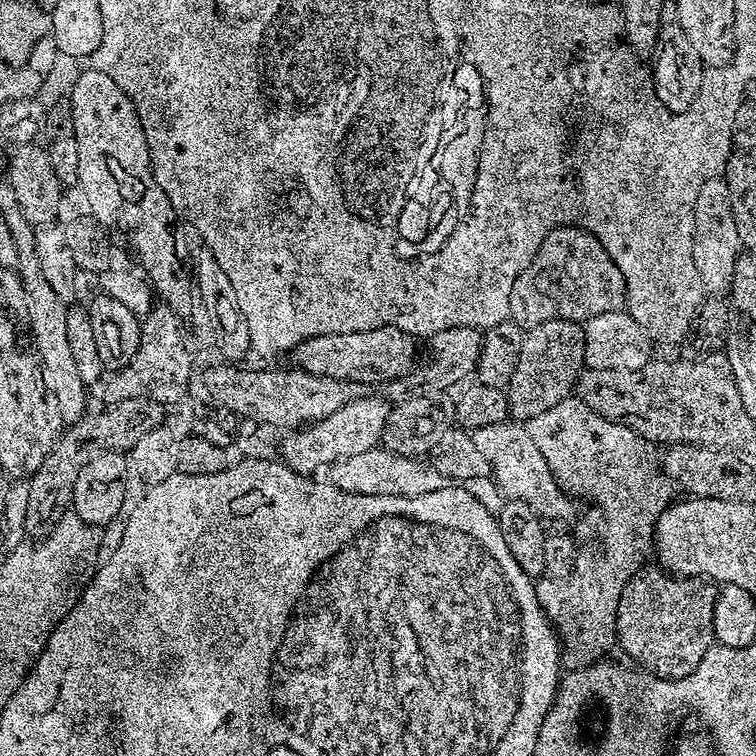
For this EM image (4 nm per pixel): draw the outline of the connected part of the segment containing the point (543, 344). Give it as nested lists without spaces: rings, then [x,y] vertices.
[[[555,320],[527,329],[520,347],[520,357],[506,389],[511,419],[526,422],[534,418],[534,414],[542,414],[550,410],[550,406],[562,402],[562,398],[573,395],[584,367],[584,333],[579,323]]]

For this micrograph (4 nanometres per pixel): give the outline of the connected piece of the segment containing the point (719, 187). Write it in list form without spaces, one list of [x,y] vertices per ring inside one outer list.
[[[722,178],[708,180],[698,190],[698,198],[694,202],[694,266],[698,270],[700,280],[709,293],[727,293],[732,286],[732,275],[735,262],[742,256],[738,230],[734,230],[734,214],[730,211],[730,190]]]

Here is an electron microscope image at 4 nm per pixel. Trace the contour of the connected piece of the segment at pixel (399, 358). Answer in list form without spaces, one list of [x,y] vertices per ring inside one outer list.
[[[389,324],[367,328],[364,332],[323,332],[318,336],[309,336],[296,345],[294,364],[297,369],[310,375],[383,386],[412,371],[418,360],[416,344],[417,337]]]

